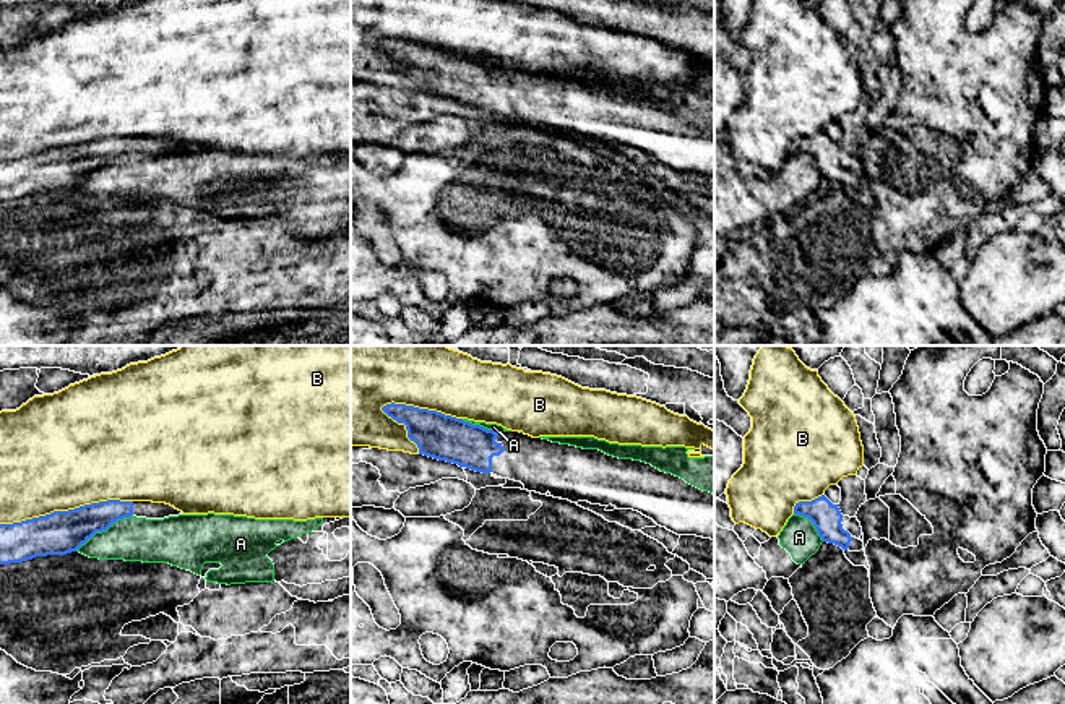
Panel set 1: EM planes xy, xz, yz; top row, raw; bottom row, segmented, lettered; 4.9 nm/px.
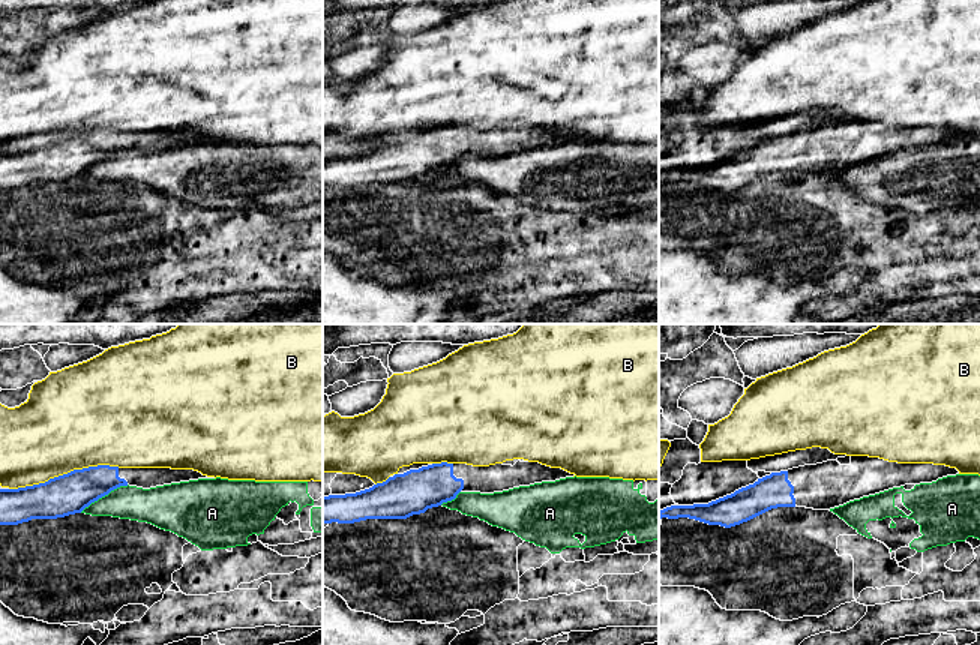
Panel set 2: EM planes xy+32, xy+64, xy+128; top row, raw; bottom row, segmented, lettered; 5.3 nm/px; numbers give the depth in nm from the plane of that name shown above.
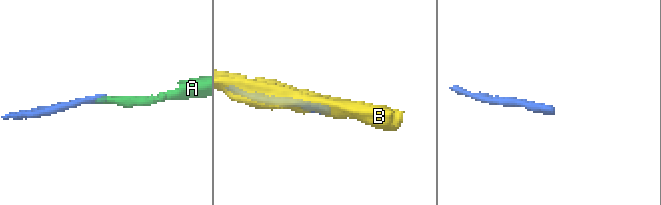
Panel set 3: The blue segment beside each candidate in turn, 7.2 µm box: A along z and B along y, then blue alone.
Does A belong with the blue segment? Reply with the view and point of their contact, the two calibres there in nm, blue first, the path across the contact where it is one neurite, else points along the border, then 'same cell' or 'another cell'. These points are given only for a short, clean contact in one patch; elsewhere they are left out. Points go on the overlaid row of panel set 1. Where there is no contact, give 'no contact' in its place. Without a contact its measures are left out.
xy (103, 529) | 220/220 nm | along xy (132, 515), (114, 521), (106, 529), (96, 531), (75, 550) | another cell

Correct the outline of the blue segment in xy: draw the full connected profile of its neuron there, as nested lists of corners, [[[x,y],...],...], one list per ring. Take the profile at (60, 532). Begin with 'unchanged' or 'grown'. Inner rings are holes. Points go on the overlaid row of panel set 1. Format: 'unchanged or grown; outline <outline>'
grown; outline [[[107,500],[13,524],[0,524],[0,564],[76,552],[96,532],[123,517],[164,519],[183,514],[166,503]]]

